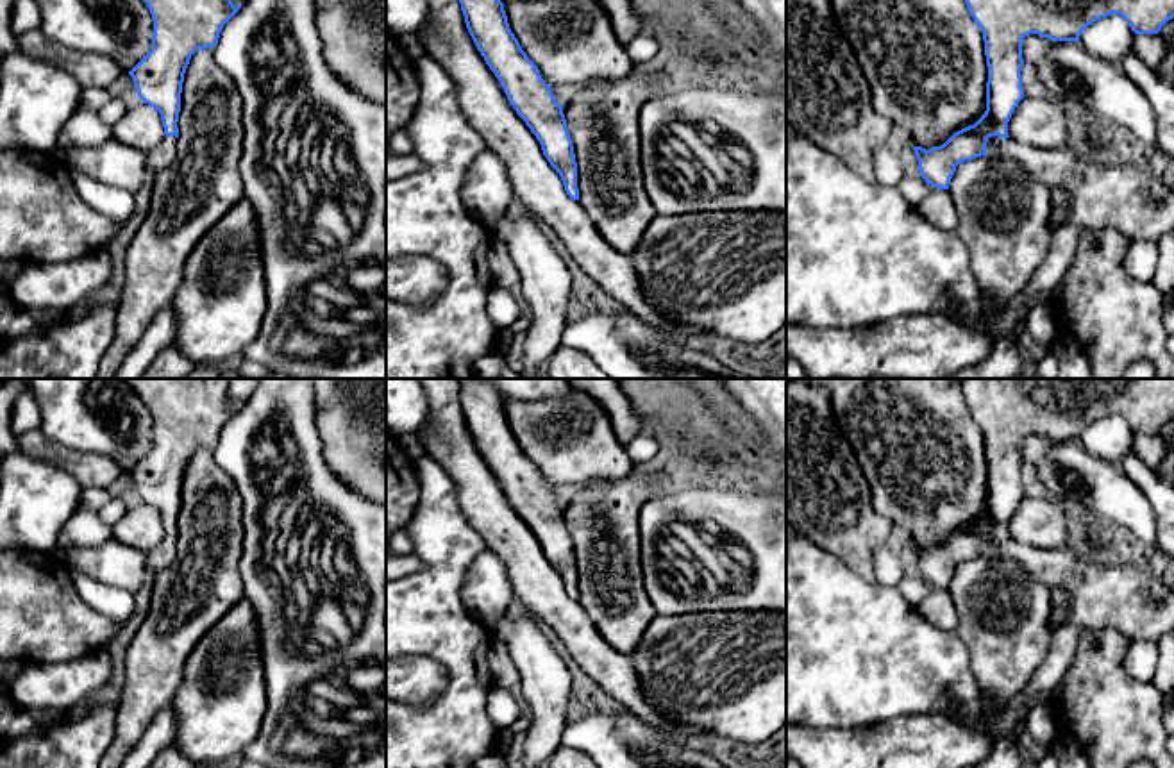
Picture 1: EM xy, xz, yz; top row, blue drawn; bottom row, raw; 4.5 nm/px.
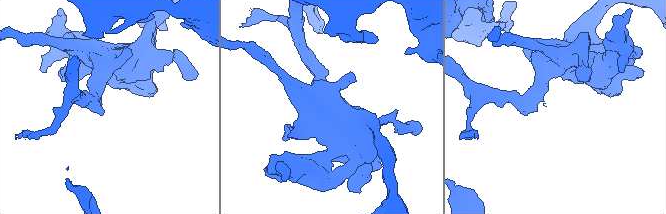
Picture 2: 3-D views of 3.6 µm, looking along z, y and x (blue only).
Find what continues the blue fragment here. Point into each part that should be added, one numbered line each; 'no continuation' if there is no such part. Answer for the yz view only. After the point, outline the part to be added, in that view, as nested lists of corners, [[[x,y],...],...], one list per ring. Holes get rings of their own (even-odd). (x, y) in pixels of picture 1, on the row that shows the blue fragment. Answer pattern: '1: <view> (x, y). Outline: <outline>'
1: yz (1130, 199). Outline: [[[999,136],[988,138],[986,155],[1015,159],[1044,186],[1070,195],[1067,221],[1052,232],[1047,257],[1004,311],[1017,313],[1036,295],[1060,284],[1083,230],[1111,227],[1128,239],[1153,243],[1174,232],[1174,182],[1161,180],[1145,168],[1120,163],[1103,166],[1065,146],[1036,148]]]

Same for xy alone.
1: xy (163, 154). Outline: [[[164,136],[154,148],[145,152],[145,166],[154,173],[164,170],[177,155],[177,138]]]

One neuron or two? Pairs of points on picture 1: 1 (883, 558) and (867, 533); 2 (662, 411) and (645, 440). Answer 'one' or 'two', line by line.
1: two
2: two

